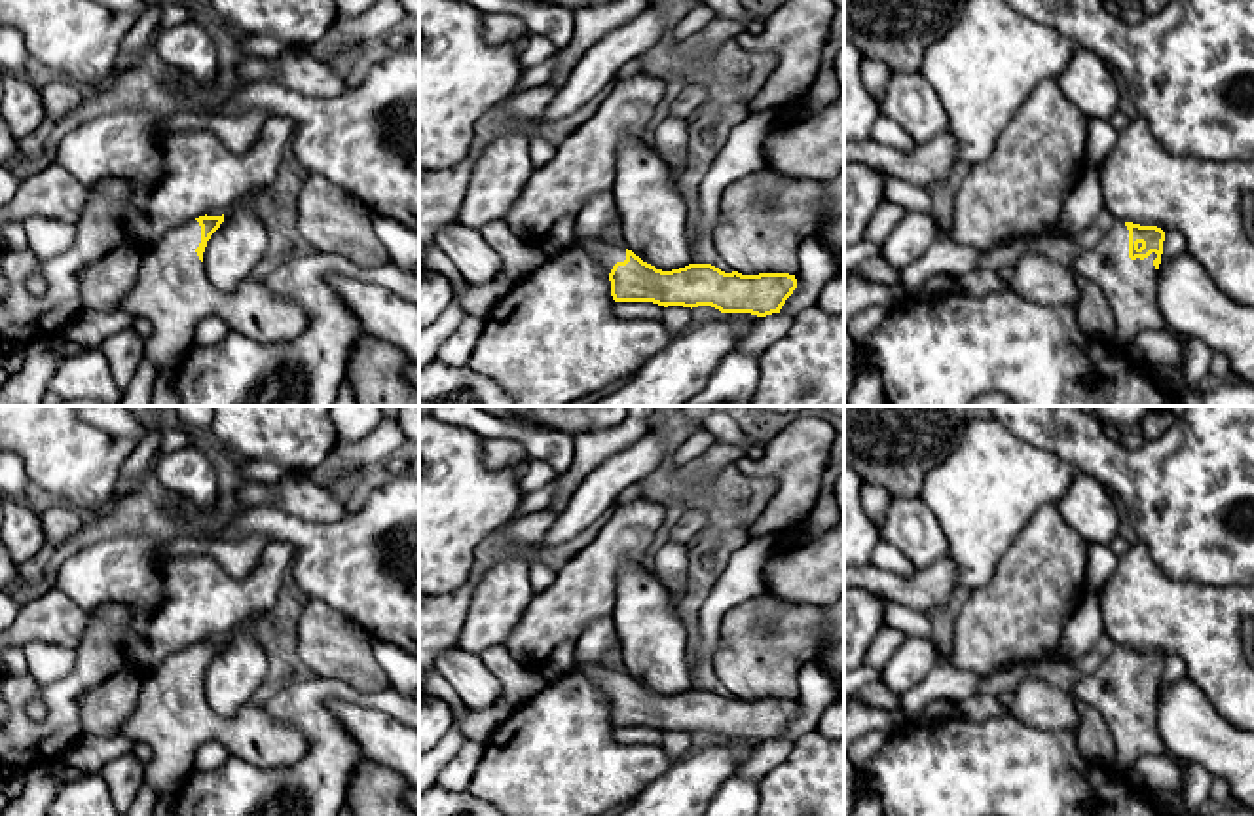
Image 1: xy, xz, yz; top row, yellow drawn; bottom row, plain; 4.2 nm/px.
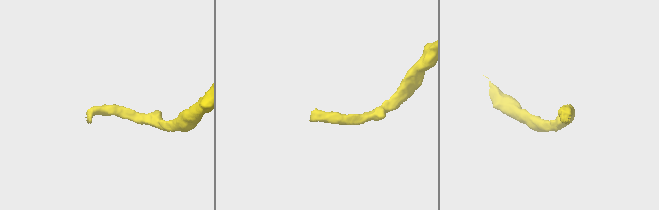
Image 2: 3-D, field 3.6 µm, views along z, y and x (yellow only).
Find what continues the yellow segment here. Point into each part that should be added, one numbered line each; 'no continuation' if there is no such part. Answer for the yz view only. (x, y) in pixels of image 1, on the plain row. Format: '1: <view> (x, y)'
1: yz (1129, 710)

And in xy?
1: xy (171, 716)

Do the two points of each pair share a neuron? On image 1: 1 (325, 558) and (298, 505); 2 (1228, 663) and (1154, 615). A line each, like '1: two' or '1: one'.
1: two
2: one

